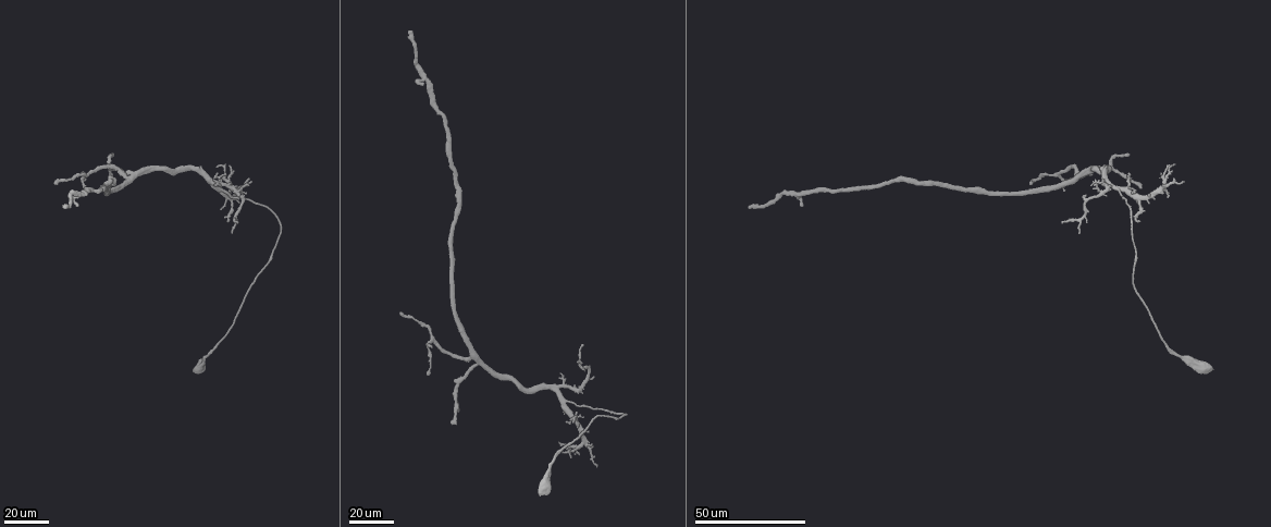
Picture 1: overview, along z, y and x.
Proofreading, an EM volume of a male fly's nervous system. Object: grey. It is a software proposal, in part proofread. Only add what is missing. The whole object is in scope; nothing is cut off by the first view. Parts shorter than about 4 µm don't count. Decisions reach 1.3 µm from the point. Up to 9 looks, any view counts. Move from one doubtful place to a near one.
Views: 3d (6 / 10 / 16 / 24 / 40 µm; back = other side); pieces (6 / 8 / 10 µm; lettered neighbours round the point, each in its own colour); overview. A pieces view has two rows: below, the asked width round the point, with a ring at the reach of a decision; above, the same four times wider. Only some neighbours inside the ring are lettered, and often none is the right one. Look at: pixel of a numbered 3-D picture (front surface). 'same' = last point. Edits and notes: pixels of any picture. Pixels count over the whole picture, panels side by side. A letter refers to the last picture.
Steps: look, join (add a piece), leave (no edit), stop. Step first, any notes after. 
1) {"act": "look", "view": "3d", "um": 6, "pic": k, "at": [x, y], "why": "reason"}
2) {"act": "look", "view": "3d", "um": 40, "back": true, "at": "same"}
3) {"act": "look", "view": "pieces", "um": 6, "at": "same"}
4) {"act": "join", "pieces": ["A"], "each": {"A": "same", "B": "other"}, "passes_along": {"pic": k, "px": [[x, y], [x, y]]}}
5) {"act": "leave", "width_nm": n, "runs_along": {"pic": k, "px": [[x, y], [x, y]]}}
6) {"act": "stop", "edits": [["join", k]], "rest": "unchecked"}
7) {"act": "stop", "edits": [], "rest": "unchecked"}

{"act": "look", "view": "3d", "um": 40, "pic": 1, "at": [232, 231], "why": "free end"}

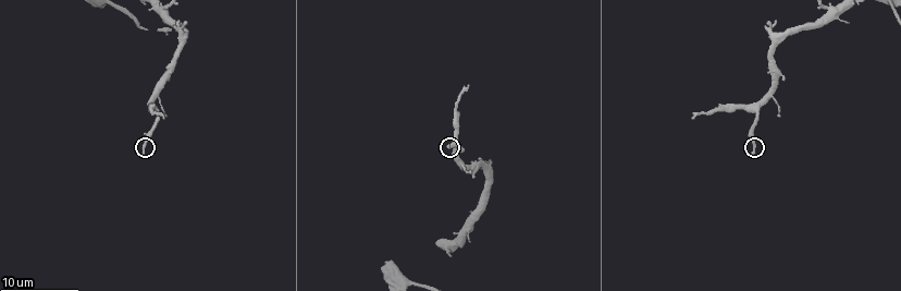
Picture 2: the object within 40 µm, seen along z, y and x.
{"act": "look", "view": "pieces", "um": 8, "pic": 2, "at": [145, 154]}

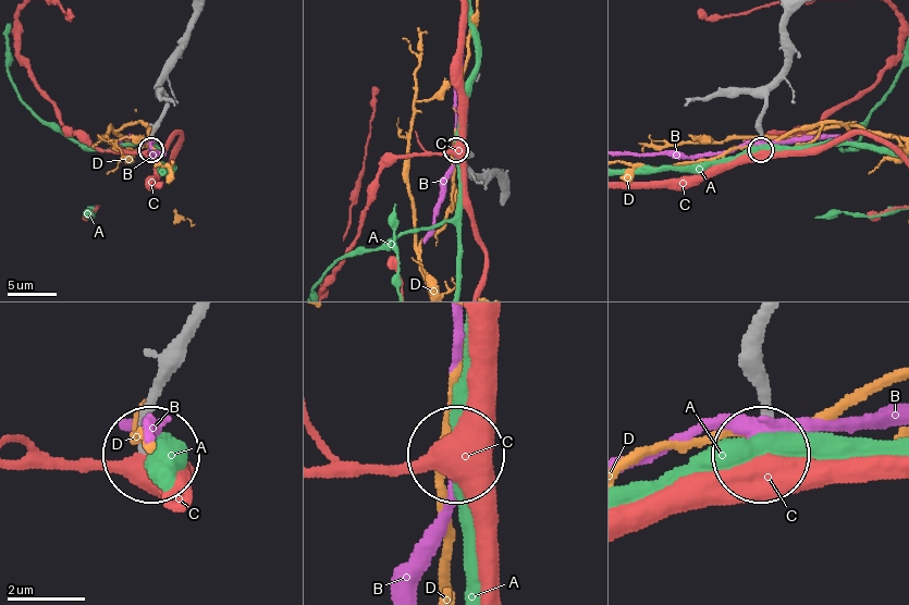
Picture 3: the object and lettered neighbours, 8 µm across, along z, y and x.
{"act": "leave", "each": {"A": "other", "B": "other", "C": "other", "D": "other"}, "runs_along": {"pic": 3, "px": [[191, 329], [142, 452]]}, "found": "no lettered piece goes on from it"}

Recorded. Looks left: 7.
{"act": "look", "view": "3d", "um": 24, "pic": 1, "at": [215, 165], "why": "an open end"}

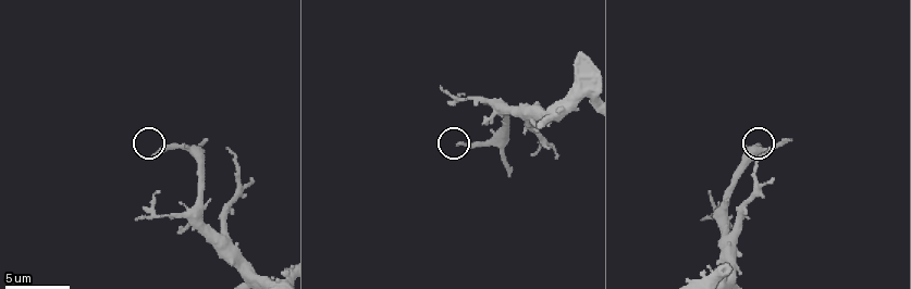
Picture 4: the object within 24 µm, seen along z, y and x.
{"act": "look", "view": "pieces", "um": 10, "pic": 4, "at": [152, 157], "why": "what lies round it"}

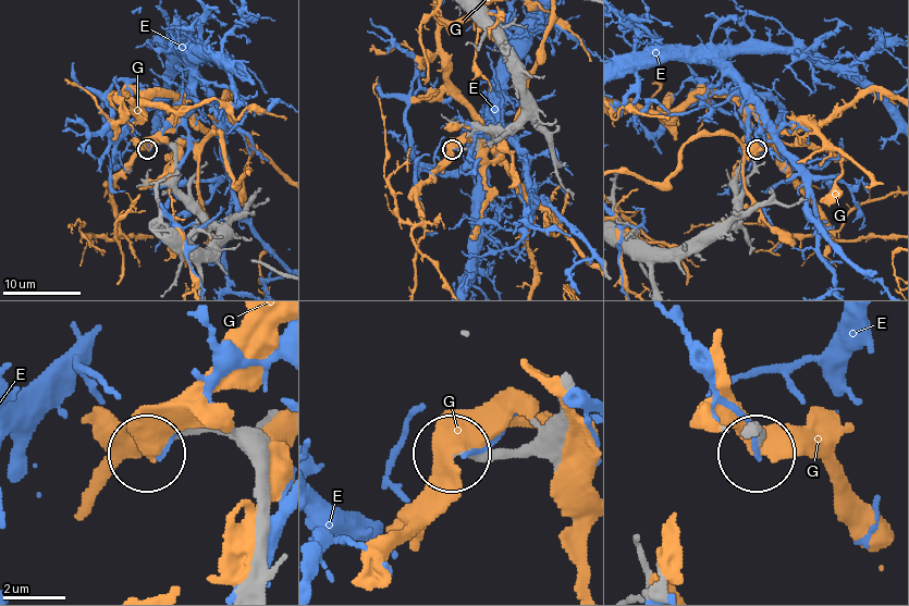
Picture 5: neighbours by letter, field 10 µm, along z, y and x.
{"act": "leave", "width_nm": 200, "each": {"E": "other", "G": "other"}, "found": "no lettered piece goes on from it"}

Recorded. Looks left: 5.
{"act": "look", "view": "3d", "um": 40, "pic": 1, "at": [1150, 202], "why": "an open end"}

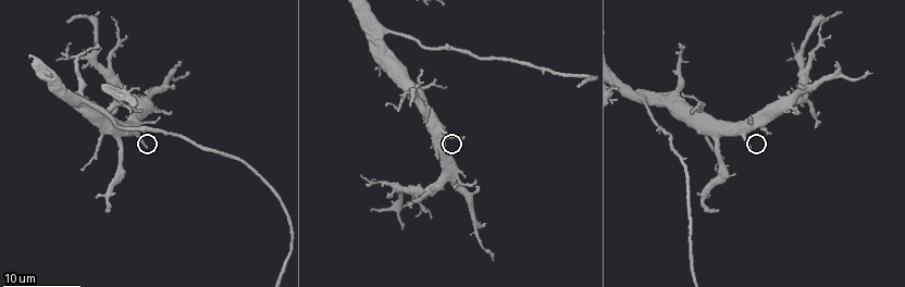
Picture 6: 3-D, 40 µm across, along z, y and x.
{"act": "look", "view": "pieces", "um": 6, "pic": 6, "at": [449, 139]}

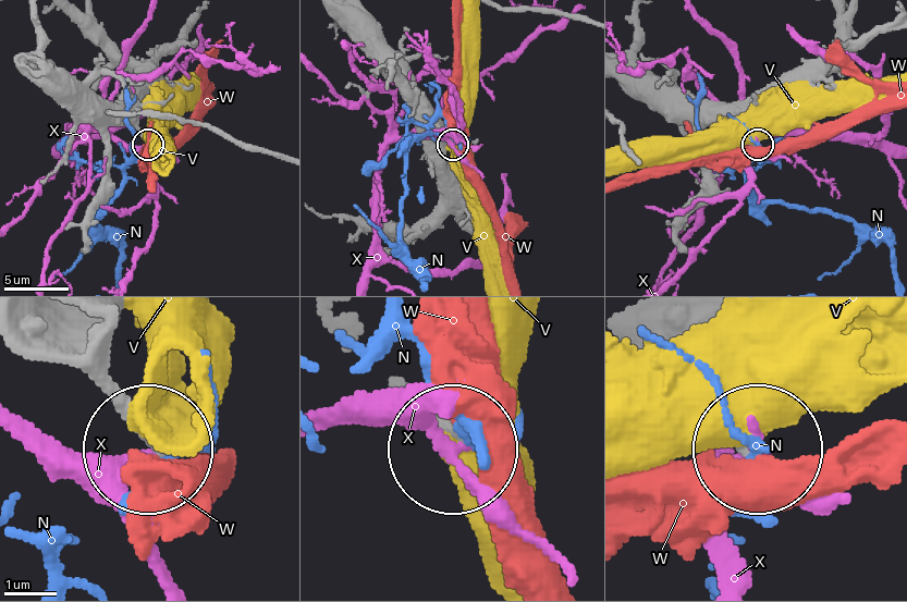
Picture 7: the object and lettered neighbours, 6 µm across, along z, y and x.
{"act": "leave", "each": {"N": "other", "V": "other", "W": "other", "X": "other"}, "runs_along": {"pic": 7, "px": [[87, 375], [148, 449]]}, "found": "none of them fits"}

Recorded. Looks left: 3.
{"act": "look", "view": "3d", "um": 24, "pic": 1, "at": [561, 372], "why": "branch stops here"}

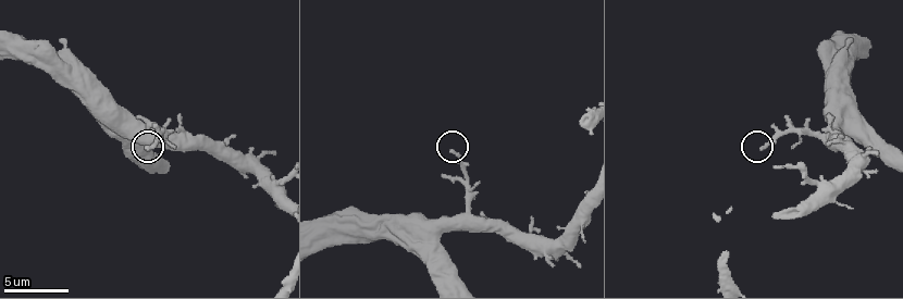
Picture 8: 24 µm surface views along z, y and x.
{"act": "look", "view": "pieces", "um": 10, "pic": 8, "at": [453, 152]}

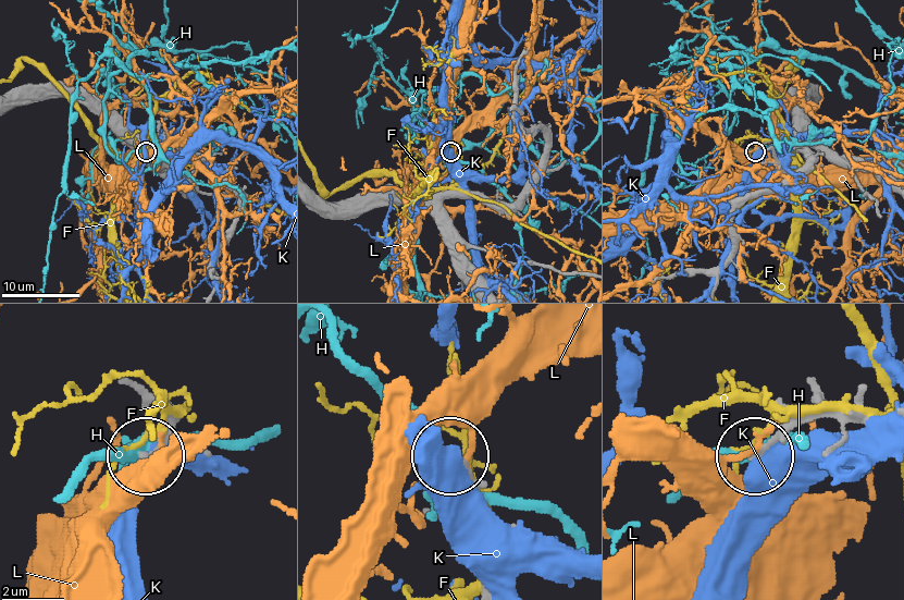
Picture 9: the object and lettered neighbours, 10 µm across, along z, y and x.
{"act": "leave", "each": {"F": "other", "H": "other", "K": "other", "L": "other"}, "found": "none of them fits"}

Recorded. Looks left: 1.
{"act": "stop", "edits": [], "rest": "unchecked"}

